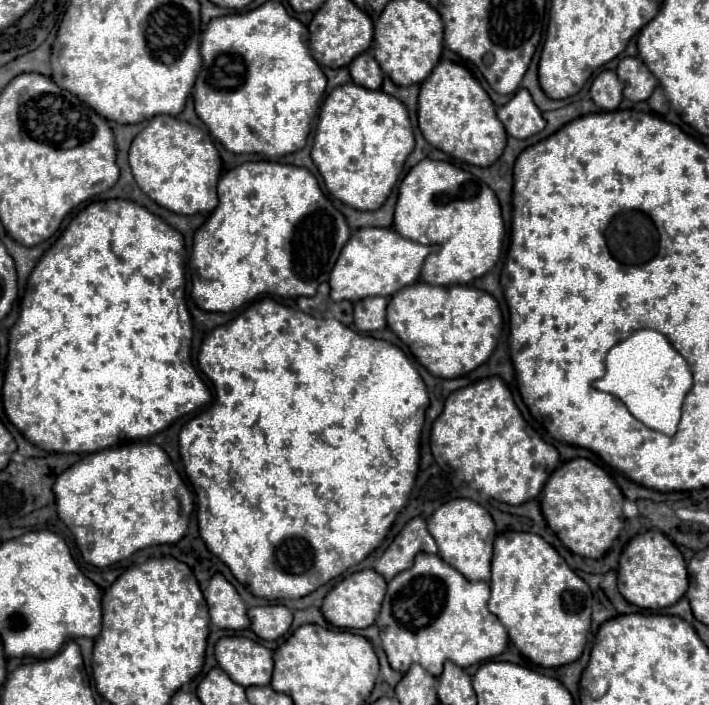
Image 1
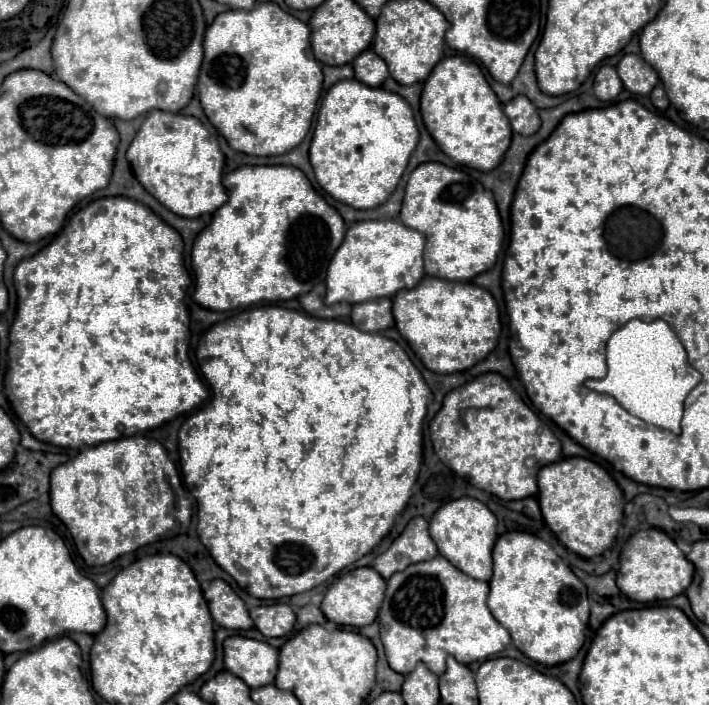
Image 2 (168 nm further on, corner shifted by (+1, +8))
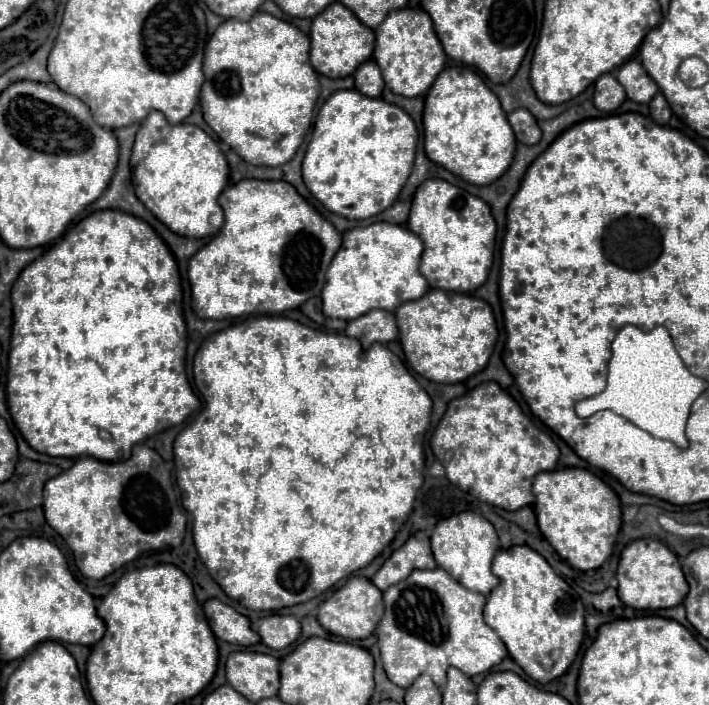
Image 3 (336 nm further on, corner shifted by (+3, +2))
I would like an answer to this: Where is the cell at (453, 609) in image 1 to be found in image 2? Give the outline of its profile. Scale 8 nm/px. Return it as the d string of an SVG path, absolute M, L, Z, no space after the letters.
M443 556L411 564L403 572L393 574L387 580L385 600L377 616L389 666L395 672L409 674L417 662L423 662L433 674L441 676L449 654L463 664L499 654L511 638L487 608L487 596L487 582L467 576Z

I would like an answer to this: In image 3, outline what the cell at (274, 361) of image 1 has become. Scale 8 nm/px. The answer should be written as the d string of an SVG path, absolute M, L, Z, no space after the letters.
M261 315L261 316L249 316L217 334L213 334L195 354L193 362L193 382L195 382L195 388L197 392L201 394L203 398L203 408L199 410L199 414L195 416L195 420L175 438L173 442L173 452L175 452L175 480L177 480L177 486L181 488L181 504L183 508L193 516L193 540L195 540L195 548L197 548L197 554L199 558L203 560L207 572L211 574L211 578L225 590L225 594L231 598L231 600L237 600L239 604L243 604L245 608L249 610L279 610L279 608L287 608L287 606L295 606L295 604L301 604L301 602L307 602L315 596L319 596L321 592L325 592L327 588L331 588L335 582L339 582L341 578L349 576L359 571L359 568L365 568L375 556L379 556L383 552L383 548L395 538L395 534L399 532L399 528L405 524L405 520L409 518L411 510L413 510L413 502L415 502L415 496L417 496L417 490L421 488L423 484L423 436L425 436L425 430L431 422L431 398L429 394L423 390L423 386L409 374L409 370L403 366L403 362L383 344L375 344L375 346L369 346L369 348L363 348L359 340L355 338L349 338L345 334L327 334L327 332L321 332L321 330L313 330L309 326L303 326L295 320L291 320L283 315Z

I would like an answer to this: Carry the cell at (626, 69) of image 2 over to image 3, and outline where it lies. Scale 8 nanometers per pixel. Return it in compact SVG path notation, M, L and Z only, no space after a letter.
M629 60L621 66L617 72L617 80L623 84L627 98L635 102L651 102L651 98L659 92L659 86L655 86L653 78L643 70L639 60Z

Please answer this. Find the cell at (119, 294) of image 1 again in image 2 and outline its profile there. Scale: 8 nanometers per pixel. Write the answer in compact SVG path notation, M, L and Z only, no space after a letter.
M111 196L111 198L101 198L101 200L89 202L85 208L77 210L69 218L65 228L61 230L61 234L55 236L55 240L49 246L45 246L35 256L19 262L19 266L15 268L13 280L15 280L15 288L17 288L17 296L19 296L19 310L17 310L15 322L11 324L11 330L9 330L10 344L7 350L9 362L7 372L5 372L3 390L9 398L15 414L19 416L19 420L29 428L29 432L37 440L49 442L49 444L55 444L61 448L95 446L101 442L109 442L109 440L117 440L117 438L125 438L125 436L135 436L145 430L153 430L153 428L161 426L163 422L193 410L195 406L199 406L203 400L209 398L207 386L201 382L201 378L197 376L197 372L189 360L190 328L187 328L189 314L187 314L187 307L183 299L191 278L183 266L183 238L173 226L165 224L145 204L125 198L125 196Z

